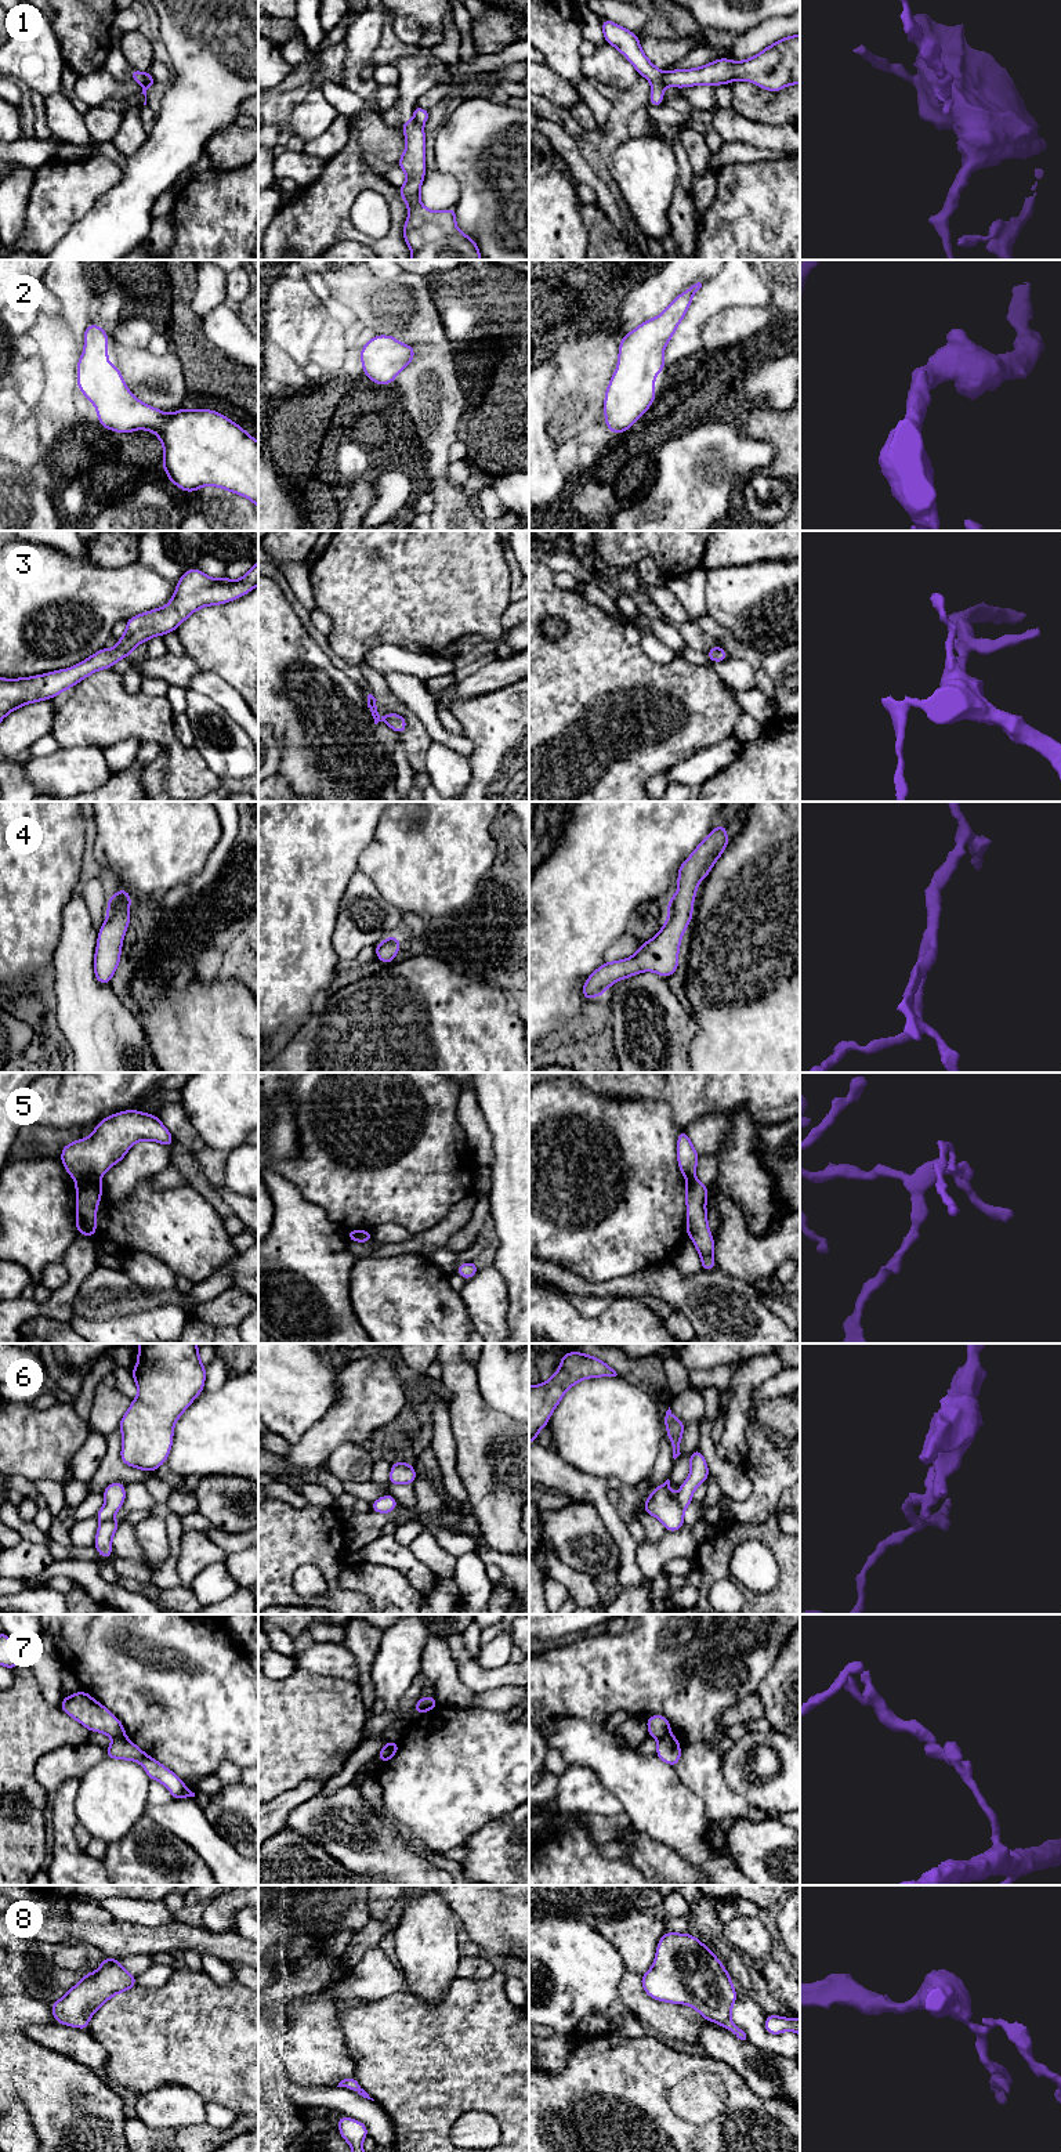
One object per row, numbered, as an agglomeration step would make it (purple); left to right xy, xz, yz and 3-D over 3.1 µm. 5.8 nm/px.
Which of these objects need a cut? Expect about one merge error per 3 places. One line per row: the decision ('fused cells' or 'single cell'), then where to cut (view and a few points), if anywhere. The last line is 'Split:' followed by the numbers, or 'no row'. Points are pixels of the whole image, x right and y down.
1: fused cells; cut xy (147, 72), (147, 80), (142, 86)
2: single cell; cut none
3: single cell; cut none
4: single cell; cut none
5: fused cells; cut xy (98, 1178), (87, 1178), (76, 1183)
6: single cell; cut none
7: fused cells; cut xy (123, 1736), (113, 1739)
8: single cell; cut none
Split: 1, 5, 7

